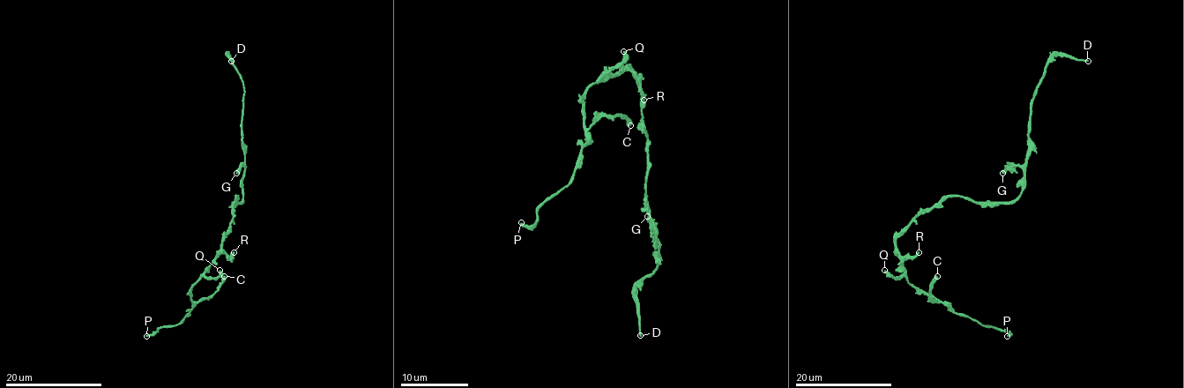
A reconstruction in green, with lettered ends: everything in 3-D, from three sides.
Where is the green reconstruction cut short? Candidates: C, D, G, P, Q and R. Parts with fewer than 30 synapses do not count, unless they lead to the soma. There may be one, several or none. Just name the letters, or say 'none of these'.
D

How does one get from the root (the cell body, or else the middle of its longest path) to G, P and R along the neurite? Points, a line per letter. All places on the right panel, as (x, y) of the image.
G: (947, 197), (967, 197), (976, 201), (1013, 201), (1020, 194), (1023, 171), (1016, 165), (1008, 167), (1002, 173)
P: (947, 197), (925, 209), (896, 239), (904, 276), (955, 312), (983, 325), (1006, 330), (1007, 336)
R: (947, 197), (925, 209), (896, 239), (896, 250), (902, 257), (913, 257), (919, 252)

